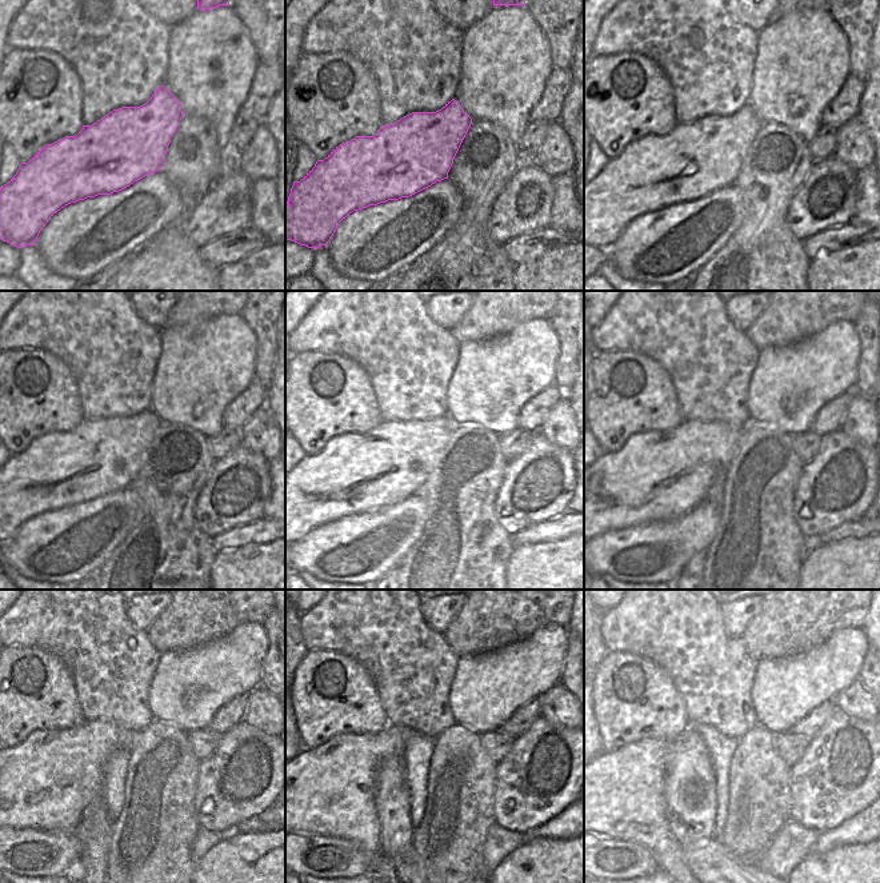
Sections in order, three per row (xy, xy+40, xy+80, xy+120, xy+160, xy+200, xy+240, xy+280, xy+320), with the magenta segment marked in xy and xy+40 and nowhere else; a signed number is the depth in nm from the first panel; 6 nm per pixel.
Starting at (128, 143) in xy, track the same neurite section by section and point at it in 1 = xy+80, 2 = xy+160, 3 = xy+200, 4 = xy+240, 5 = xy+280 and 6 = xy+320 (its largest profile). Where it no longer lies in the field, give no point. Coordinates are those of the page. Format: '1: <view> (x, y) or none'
1: xy+80 (695, 159)
2: xy+160 (355, 472)
3: xy+200 (656, 476)
4: xy+240 (47, 782)
5: xy+280 (328, 790)
6: xy+320 (620, 794)

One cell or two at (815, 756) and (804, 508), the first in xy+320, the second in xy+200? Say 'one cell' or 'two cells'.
one cell

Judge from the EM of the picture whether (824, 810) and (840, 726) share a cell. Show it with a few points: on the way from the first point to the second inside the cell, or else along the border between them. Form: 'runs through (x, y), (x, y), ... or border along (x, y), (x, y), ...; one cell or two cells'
runs through (827, 788), (828, 766), (834, 759), (834, 747); one cell

